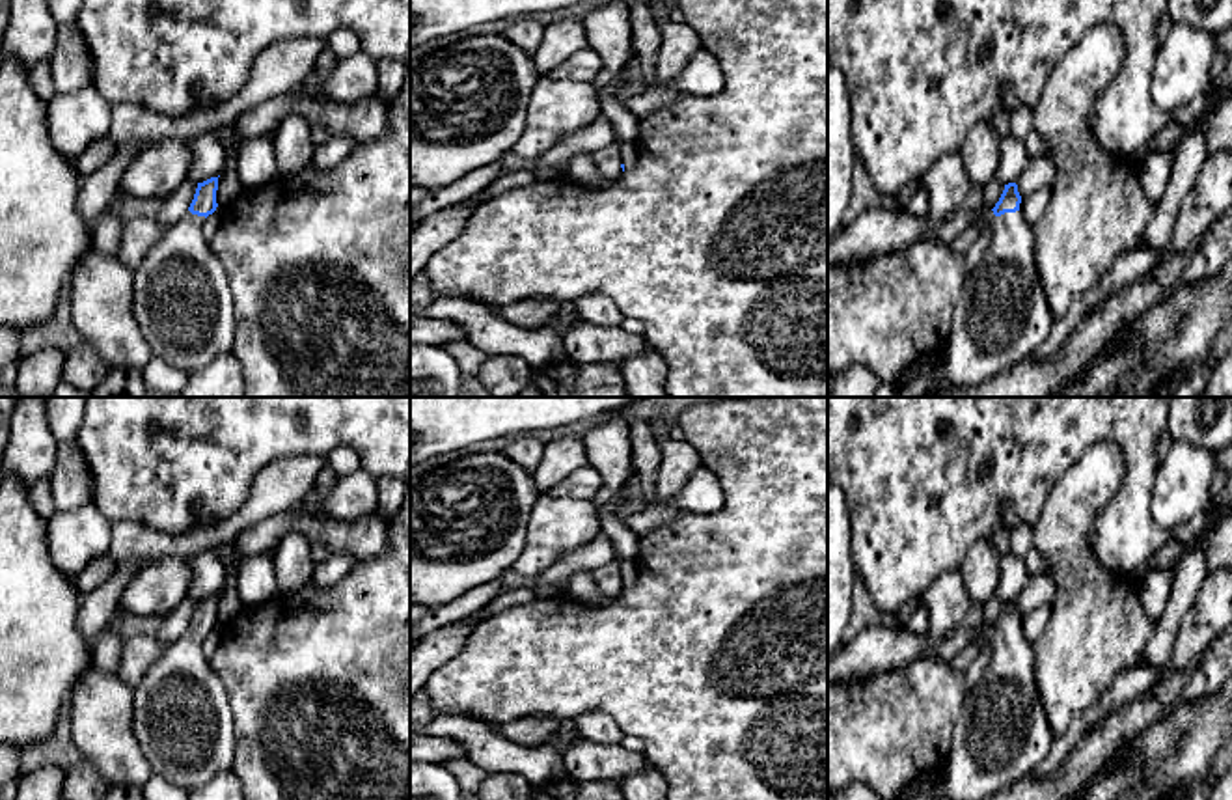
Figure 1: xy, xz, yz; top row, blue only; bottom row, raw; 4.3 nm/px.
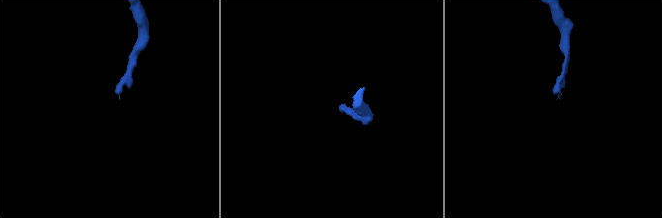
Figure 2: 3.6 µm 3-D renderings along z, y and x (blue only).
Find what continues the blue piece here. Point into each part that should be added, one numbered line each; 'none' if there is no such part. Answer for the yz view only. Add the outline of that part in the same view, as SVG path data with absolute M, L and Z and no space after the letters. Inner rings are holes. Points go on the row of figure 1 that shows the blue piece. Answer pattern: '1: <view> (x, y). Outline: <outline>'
1: yz (1003, 316). Outline: M1021 211L992 220L992 242L952 313L943 369L956 386L979 386L1031 358L1053 328L1036 269L1036 239Z

